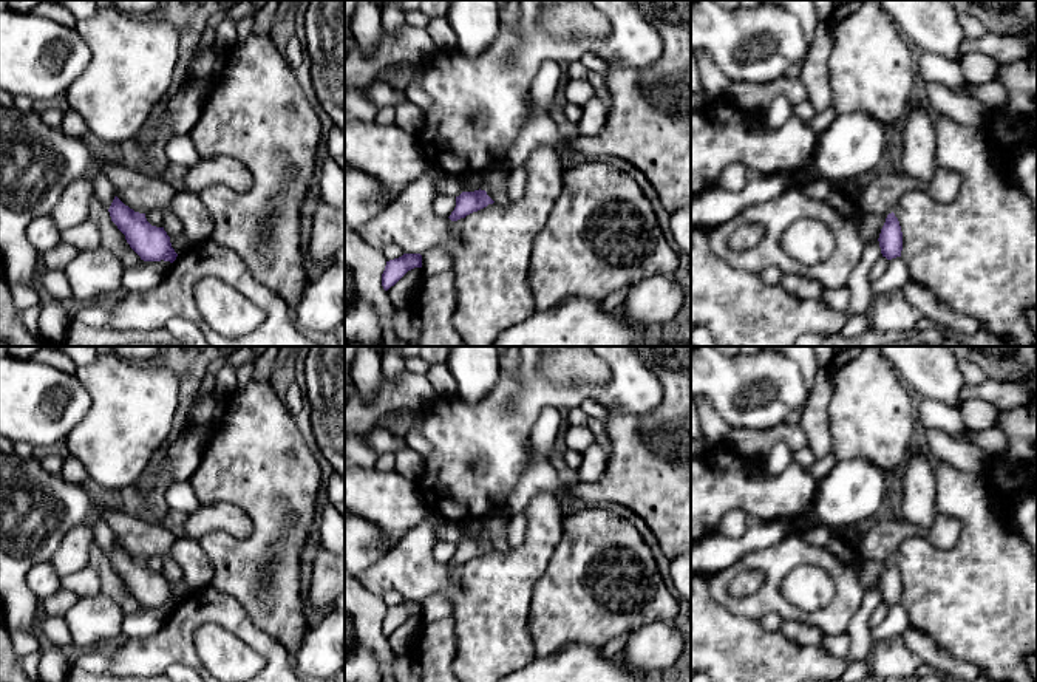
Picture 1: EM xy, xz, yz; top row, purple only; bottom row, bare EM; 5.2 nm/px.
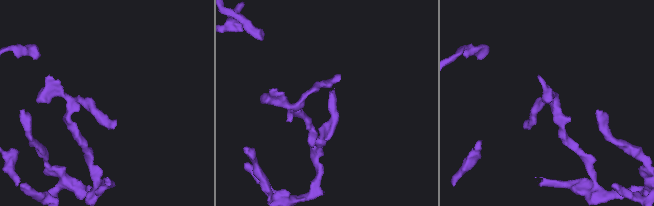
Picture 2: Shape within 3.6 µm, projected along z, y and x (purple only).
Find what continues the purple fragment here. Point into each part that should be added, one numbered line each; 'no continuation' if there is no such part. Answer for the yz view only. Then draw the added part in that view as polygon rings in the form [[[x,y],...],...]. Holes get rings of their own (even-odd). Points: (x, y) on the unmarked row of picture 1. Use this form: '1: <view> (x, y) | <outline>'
1: yz (883, 538) | [[[937,515],[930,527],[918,527],[906,520],[887,517],[878,520],[859,537],[858,555],[861,560],[889,561],[903,541],[921,537],[940,549],[952,549],[958,541],[961,523],[947,515]]]

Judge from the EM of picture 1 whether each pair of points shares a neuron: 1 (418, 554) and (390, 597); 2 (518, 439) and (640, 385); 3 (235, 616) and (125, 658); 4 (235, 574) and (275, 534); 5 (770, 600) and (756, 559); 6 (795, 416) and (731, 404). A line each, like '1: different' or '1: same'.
1: different
2: same
3: same
4: same
5: same
6: different

